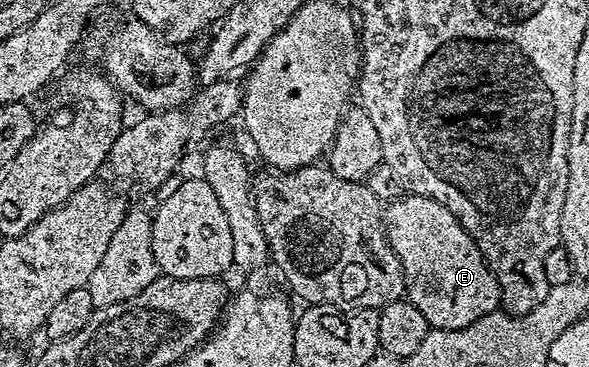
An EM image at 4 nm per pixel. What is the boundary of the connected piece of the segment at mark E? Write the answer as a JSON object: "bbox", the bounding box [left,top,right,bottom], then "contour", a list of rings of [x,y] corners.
{"bbox":[384,194,501,330],"contour":[[[406,194],[394,200],[384,209],[385,233],[403,266],[405,291],[408,300],[416,306],[419,314],[427,318],[430,329],[459,330],[474,324],[479,318],[498,311],[501,291],[495,274],[487,266],[483,254],[467,234],[467,230],[439,202],[426,196]]]}

